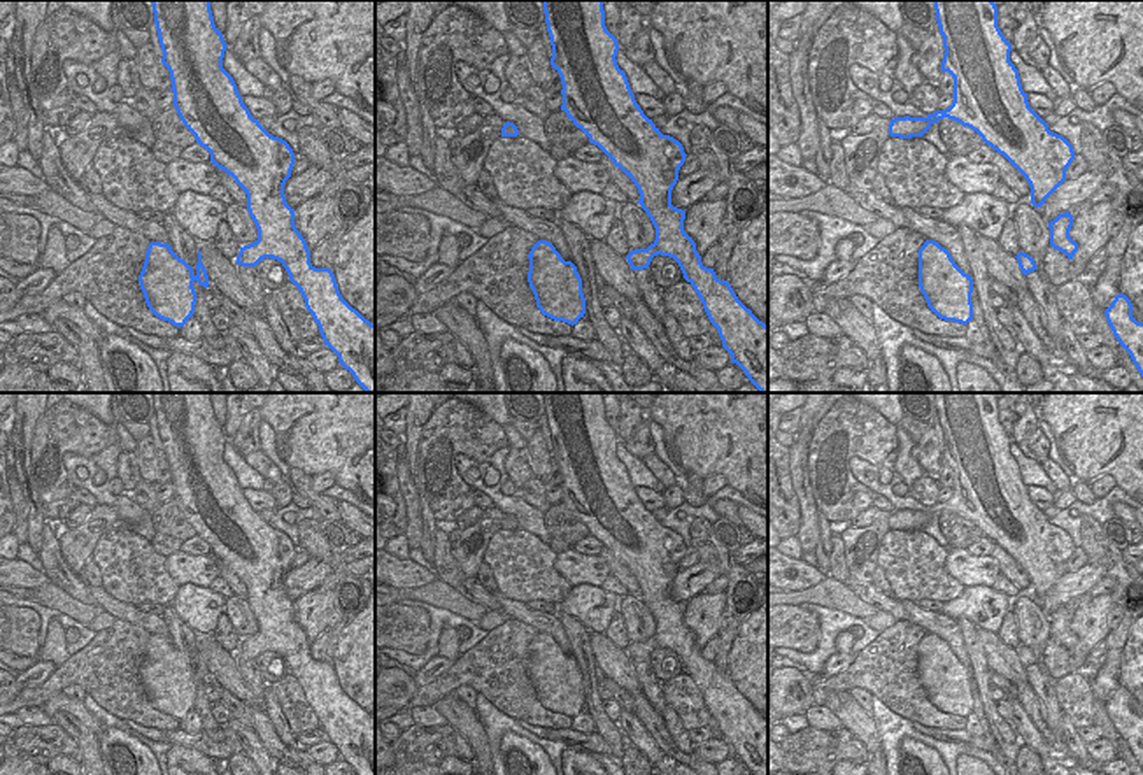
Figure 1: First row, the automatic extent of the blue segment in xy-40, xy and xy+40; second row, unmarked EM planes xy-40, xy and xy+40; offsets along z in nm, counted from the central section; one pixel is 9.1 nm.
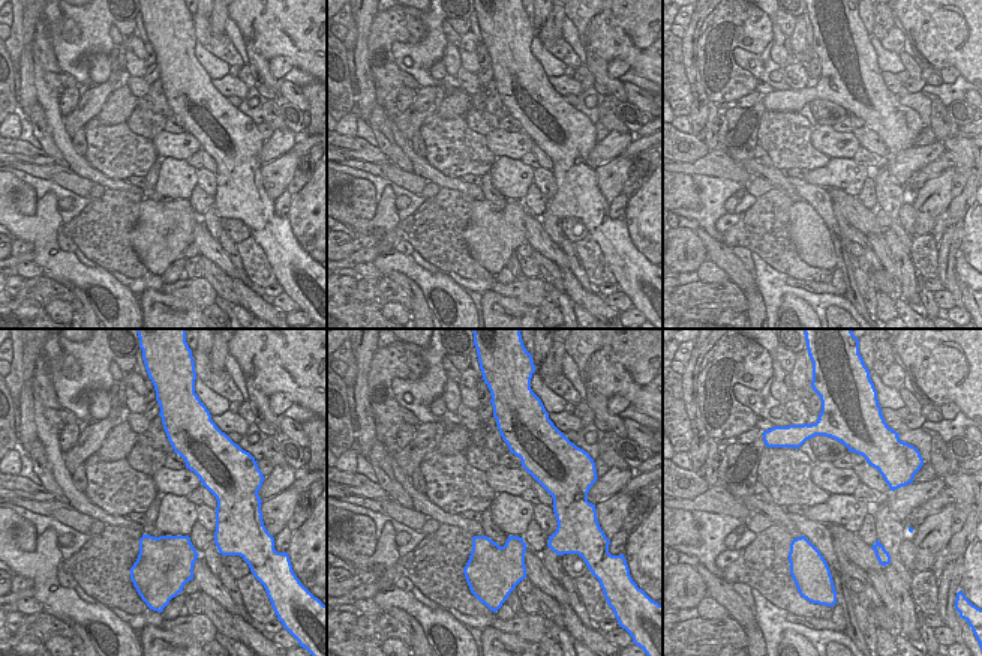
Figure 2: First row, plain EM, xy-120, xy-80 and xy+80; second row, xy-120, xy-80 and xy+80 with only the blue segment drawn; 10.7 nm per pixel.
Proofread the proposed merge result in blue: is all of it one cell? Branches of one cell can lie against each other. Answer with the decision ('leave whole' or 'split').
leave whole

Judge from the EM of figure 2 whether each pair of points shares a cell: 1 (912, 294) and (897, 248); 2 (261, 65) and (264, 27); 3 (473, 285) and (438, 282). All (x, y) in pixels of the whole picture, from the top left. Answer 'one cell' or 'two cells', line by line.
1: one cell
2: two cells
3: two cells

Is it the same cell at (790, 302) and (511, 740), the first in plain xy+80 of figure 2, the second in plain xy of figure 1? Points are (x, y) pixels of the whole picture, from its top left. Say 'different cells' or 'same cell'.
same cell

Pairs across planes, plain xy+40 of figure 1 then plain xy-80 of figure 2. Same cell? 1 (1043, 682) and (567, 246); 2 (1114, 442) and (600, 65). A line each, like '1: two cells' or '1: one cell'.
1: two cells
2: two cells

